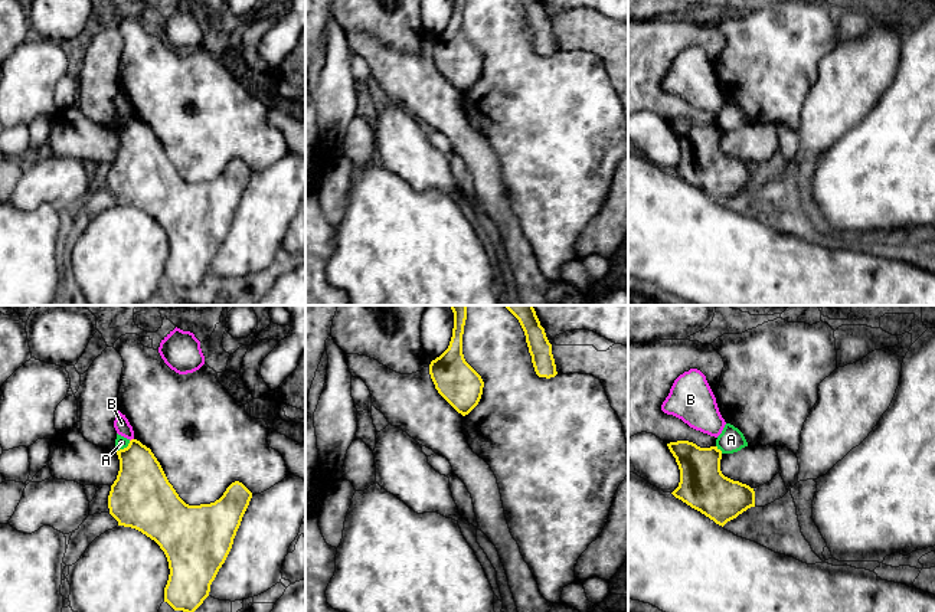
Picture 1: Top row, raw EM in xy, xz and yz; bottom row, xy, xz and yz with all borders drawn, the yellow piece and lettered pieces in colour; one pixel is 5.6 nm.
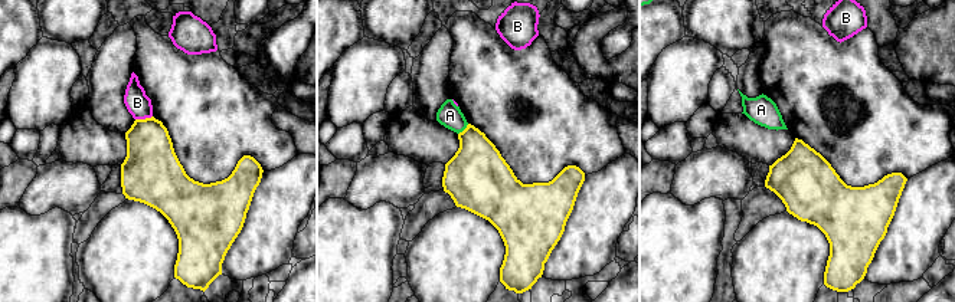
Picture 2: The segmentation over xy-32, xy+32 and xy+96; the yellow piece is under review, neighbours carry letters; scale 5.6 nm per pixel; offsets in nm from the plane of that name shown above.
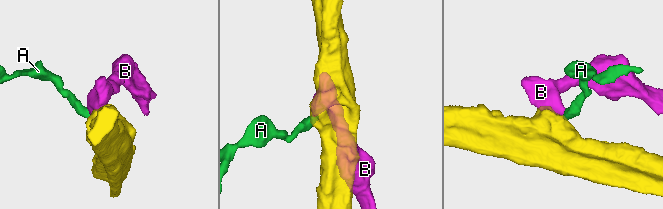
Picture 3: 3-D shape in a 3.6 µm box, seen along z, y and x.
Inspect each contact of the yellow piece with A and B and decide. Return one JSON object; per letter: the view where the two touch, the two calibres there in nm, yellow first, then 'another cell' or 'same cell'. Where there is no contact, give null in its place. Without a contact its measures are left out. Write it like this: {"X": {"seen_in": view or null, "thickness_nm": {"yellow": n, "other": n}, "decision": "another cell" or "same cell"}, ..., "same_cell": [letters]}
{"A": {"seen_in": "xy", "thickness_nm": {"yellow": 300, "other": 70}, "decision": "another cell"}, "B": {"seen_in": "xy", "thickness_nm": {"yellow": 280, "other": 90}, "decision": "another cell"}, "same_cell": []}

